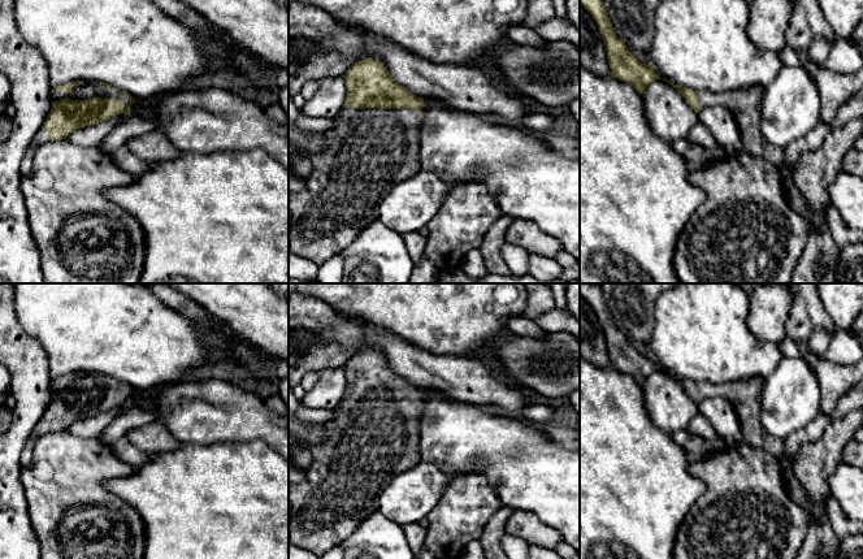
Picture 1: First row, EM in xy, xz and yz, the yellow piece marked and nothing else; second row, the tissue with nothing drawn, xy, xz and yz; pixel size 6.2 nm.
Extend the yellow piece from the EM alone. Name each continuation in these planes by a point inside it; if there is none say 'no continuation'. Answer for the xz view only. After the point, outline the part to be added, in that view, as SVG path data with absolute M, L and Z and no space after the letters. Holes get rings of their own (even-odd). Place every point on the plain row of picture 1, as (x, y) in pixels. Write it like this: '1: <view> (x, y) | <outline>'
1: xz (368, 442) | M343 399L335 408L335 416L324 422L326 437L317 445L307 445L289 436L289 467L303 471L302 482L289 482L290 508L290 541L296 547L322 556L344 538L372 514L378 511L378 495L385 486L399 473L421 462L420 437L417 422L420 403L412 399L381 400L381 399ZM305 448L312 455L312 463L300 468L291 460L290 452Z

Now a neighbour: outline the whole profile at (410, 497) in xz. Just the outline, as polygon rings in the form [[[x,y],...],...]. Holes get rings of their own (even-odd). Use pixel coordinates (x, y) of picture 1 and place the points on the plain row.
[[[420,462],[415,467],[395,476],[385,486],[378,495],[378,511],[399,525],[417,524],[428,517],[446,493],[447,486],[459,476],[463,474],[447,473],[435,463]]]

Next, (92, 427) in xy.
[[[118,406],[110,411],[101,412],[96,416],[77,420],[68,428],[68,432],[77,437],[99,439],[104,429],[120,415],[121,407],[122,406]]]

